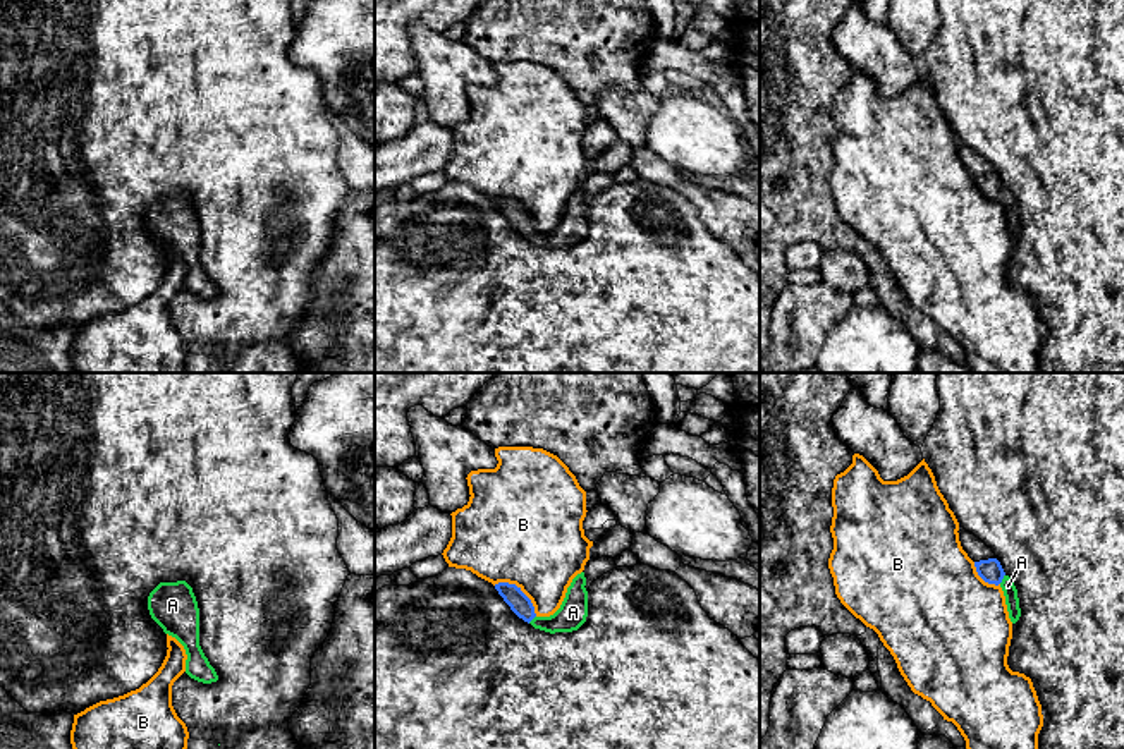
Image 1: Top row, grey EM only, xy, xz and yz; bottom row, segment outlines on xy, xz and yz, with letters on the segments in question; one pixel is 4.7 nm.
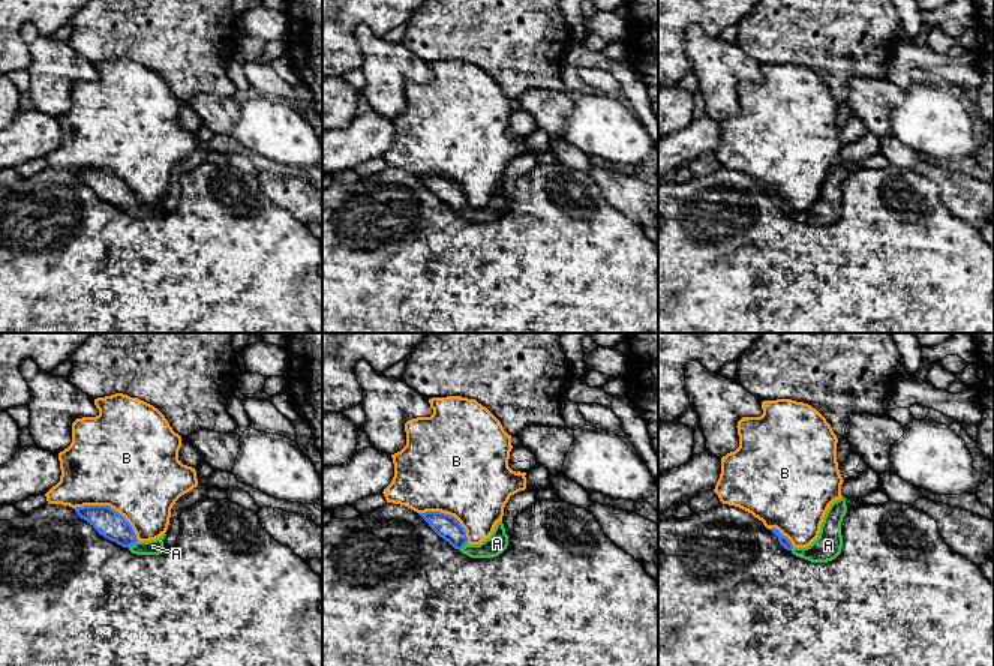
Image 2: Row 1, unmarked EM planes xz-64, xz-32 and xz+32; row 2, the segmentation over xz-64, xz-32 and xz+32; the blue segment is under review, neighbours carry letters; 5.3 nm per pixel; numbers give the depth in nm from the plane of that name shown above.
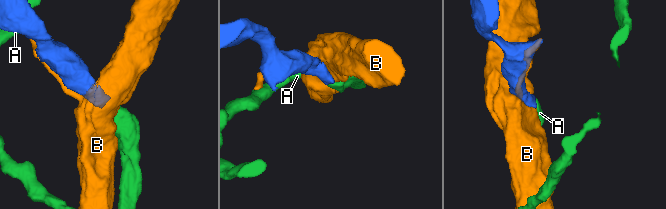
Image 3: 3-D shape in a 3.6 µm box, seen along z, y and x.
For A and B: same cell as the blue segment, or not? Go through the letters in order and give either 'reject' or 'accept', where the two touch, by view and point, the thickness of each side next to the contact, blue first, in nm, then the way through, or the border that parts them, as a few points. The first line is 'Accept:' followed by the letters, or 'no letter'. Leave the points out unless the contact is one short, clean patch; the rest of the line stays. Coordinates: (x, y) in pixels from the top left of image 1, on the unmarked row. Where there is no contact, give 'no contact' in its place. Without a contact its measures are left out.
Accept: A
A: accept; contact yz (1002, 193); calibres 110 and 70 nm; way yz (990, 186), (1002, 193), (1007, 201)
B: reject; contact xz (519, 205); calibres 100 and 460 nm

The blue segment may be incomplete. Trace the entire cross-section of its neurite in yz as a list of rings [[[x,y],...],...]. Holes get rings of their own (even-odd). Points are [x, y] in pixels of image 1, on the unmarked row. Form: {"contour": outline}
{"contour": [[[997,174],[980,175],[980,177],[974,177],[974,182],[976,182],[978,191],[985,198],[1002,203],[1009,234],[1012,239],[1016,239],[1021,232],[1017,204],[1012,194],[1004,187],[1000,177]]]}

